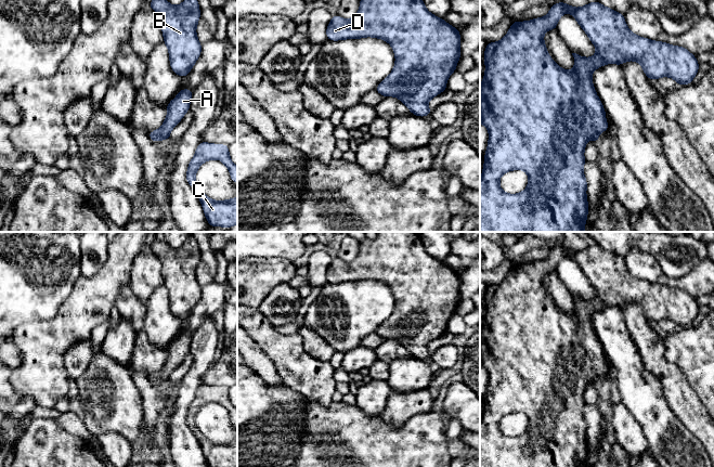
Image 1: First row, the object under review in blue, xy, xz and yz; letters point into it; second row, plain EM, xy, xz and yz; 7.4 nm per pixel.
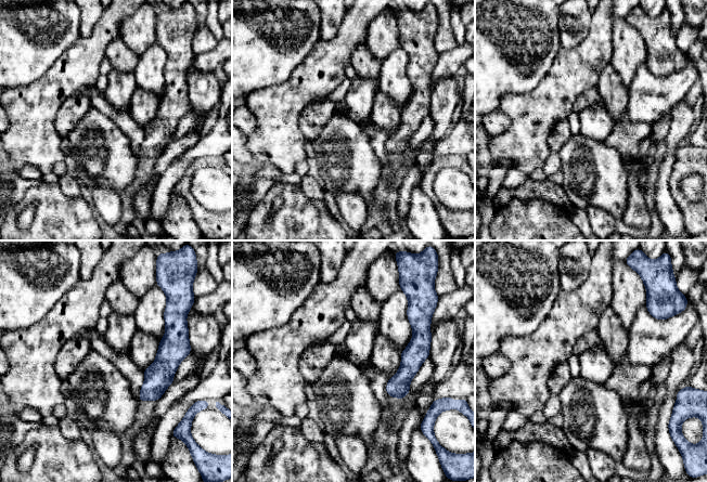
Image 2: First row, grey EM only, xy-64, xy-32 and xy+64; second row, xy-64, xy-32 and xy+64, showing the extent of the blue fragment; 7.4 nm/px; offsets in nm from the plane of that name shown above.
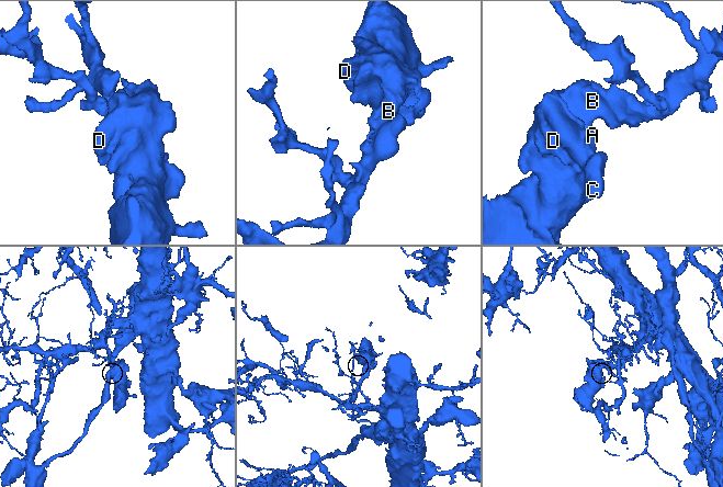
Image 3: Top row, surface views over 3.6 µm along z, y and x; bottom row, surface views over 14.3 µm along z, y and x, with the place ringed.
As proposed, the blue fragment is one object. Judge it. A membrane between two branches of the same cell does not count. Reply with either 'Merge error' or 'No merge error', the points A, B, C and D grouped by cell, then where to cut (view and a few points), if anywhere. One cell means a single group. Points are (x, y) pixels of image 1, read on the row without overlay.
No merge error. Groups: A B C D. No split

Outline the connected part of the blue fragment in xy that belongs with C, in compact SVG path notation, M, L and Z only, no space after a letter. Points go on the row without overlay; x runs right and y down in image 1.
M199 385L194 400L186 414L186 424L198 438L208 467L237 467L237 440L226 443L213 443L205 438L195 424L195 417L202 406L219 401L231 417L231 423L237 426L237 410L232 405L229 388Z

